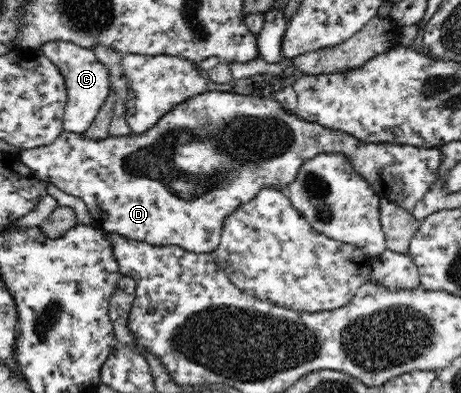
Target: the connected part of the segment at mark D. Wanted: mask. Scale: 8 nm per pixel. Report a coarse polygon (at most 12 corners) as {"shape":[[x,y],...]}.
{"shape":[[222,91],[149,131],[19,151],[105,233],[211,253],[224,219],[344,155],[412,213],[437,148]]}

